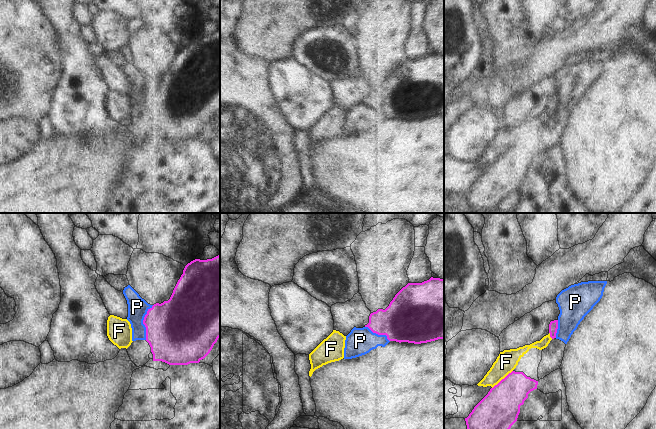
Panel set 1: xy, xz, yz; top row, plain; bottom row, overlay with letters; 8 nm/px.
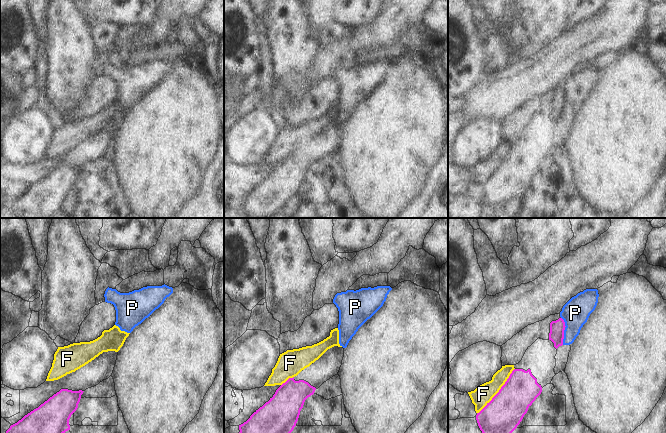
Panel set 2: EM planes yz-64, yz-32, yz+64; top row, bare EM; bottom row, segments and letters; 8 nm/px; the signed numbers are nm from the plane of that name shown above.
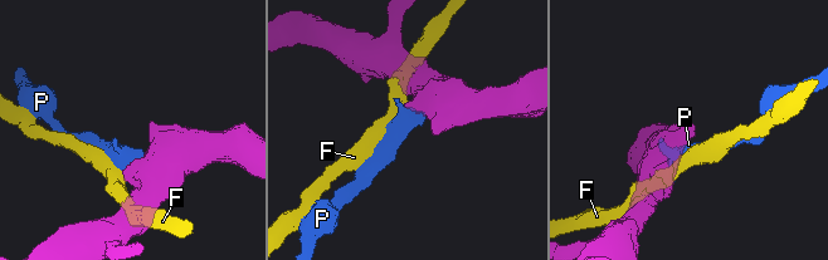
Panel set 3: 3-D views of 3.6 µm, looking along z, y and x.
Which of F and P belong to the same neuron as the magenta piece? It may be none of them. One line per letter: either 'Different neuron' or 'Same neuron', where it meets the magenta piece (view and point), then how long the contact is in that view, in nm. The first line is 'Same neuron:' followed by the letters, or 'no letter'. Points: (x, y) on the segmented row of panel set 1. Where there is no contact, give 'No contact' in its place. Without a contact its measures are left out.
Same neuron: no letter
F: Different neuron. Touches magenta at yz (502, 379). Shared border 220 nm
P: Different neuron. Touches magenta at xy (143, 322). Shared border 280 nm.

